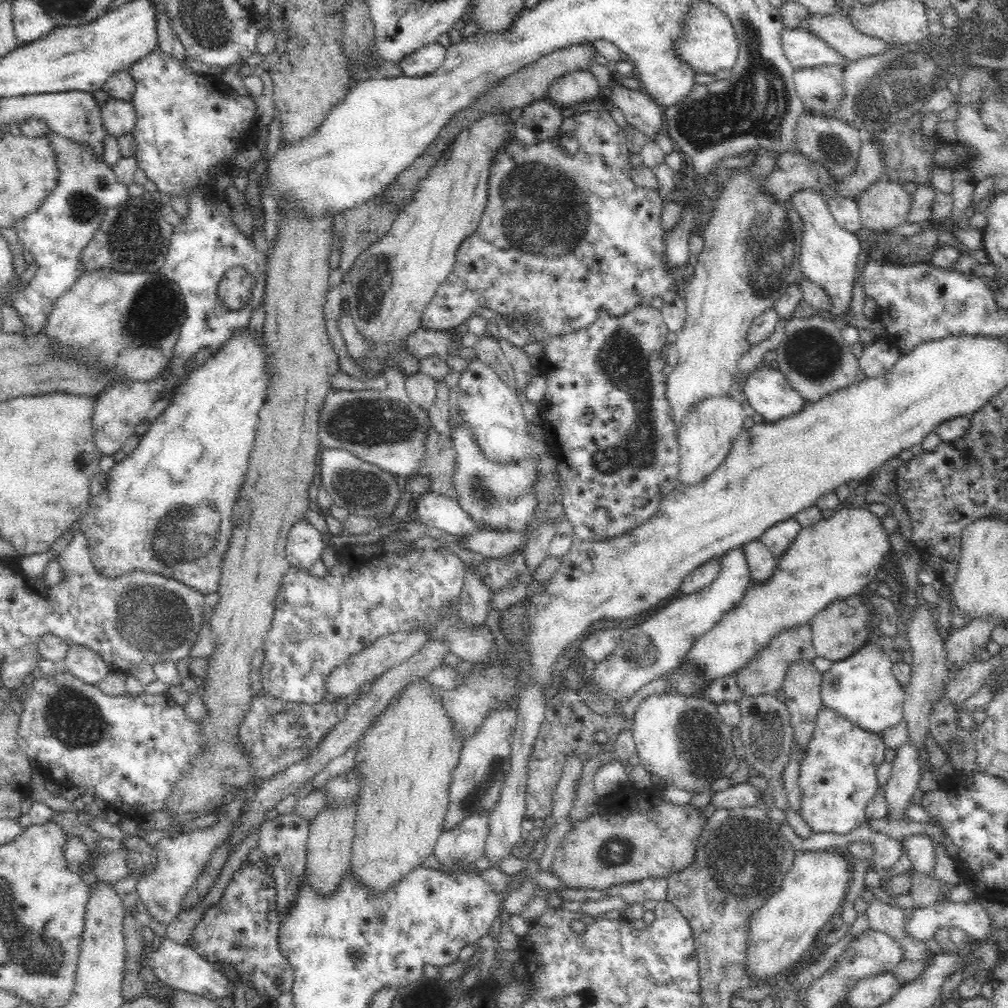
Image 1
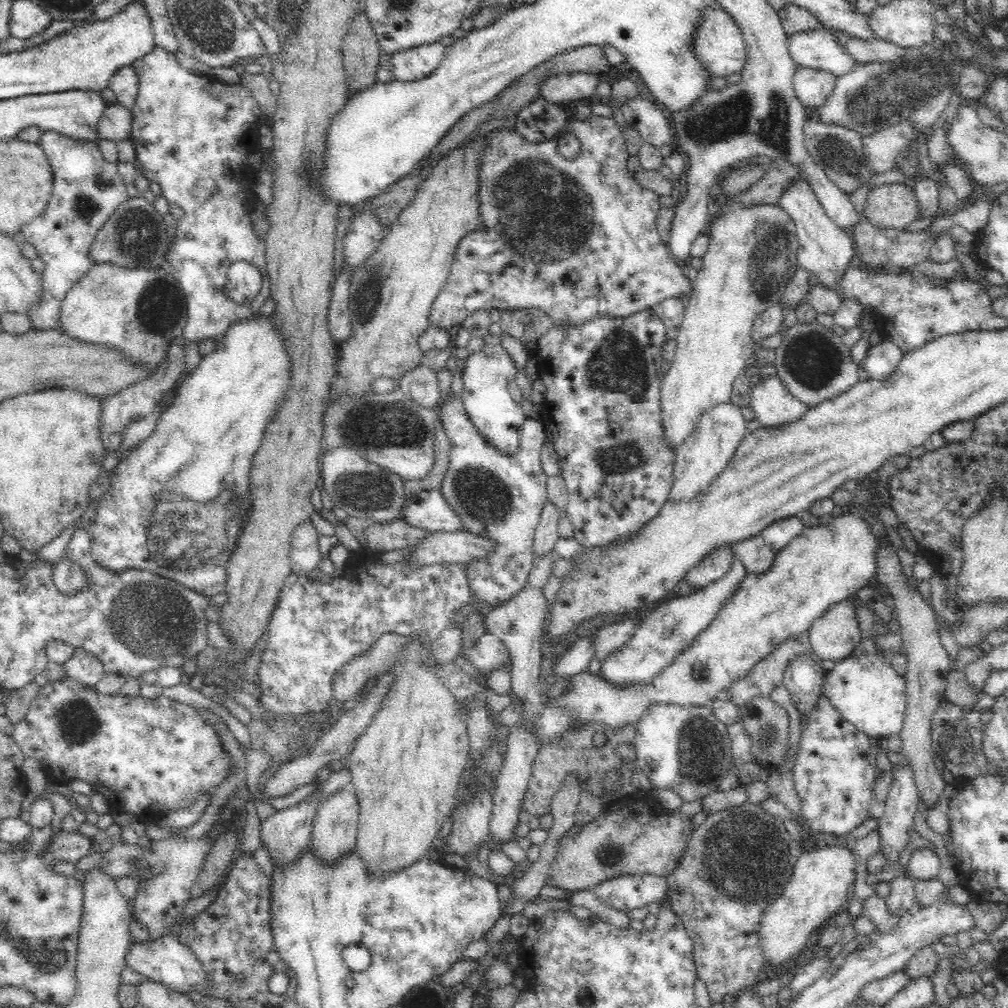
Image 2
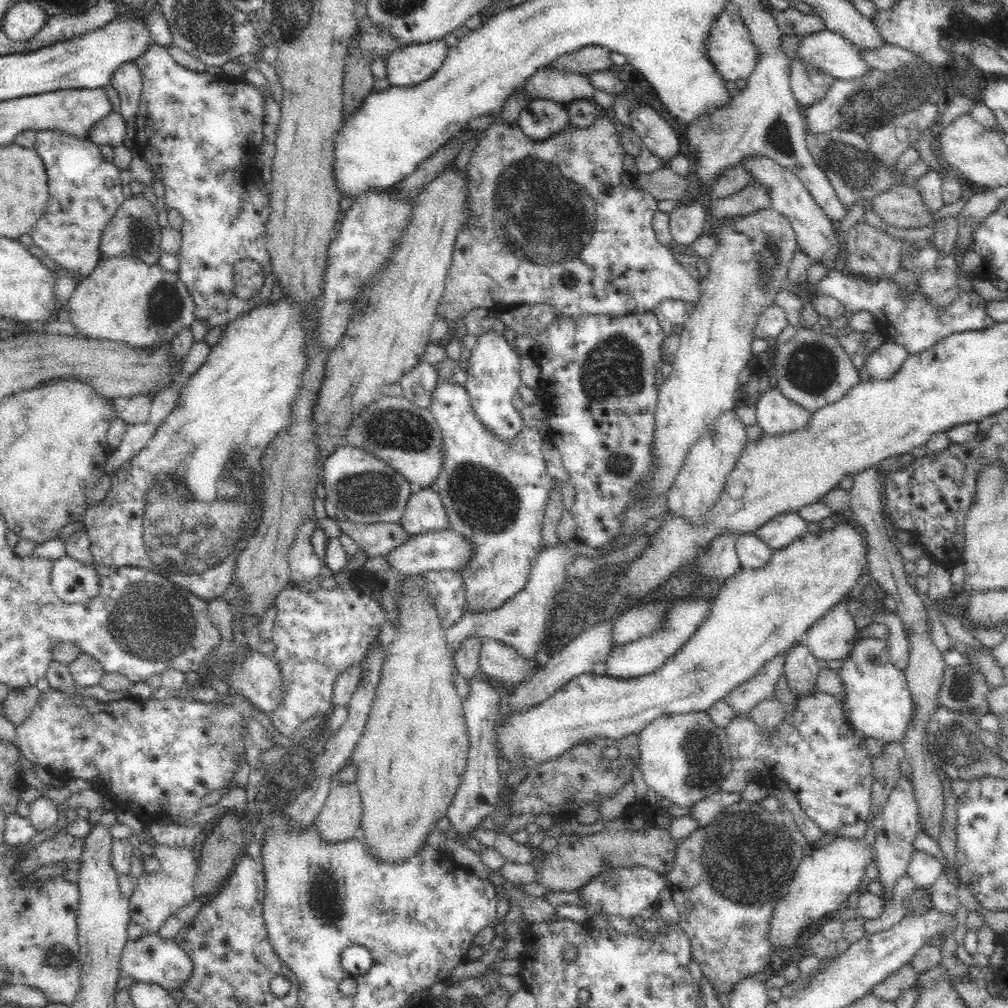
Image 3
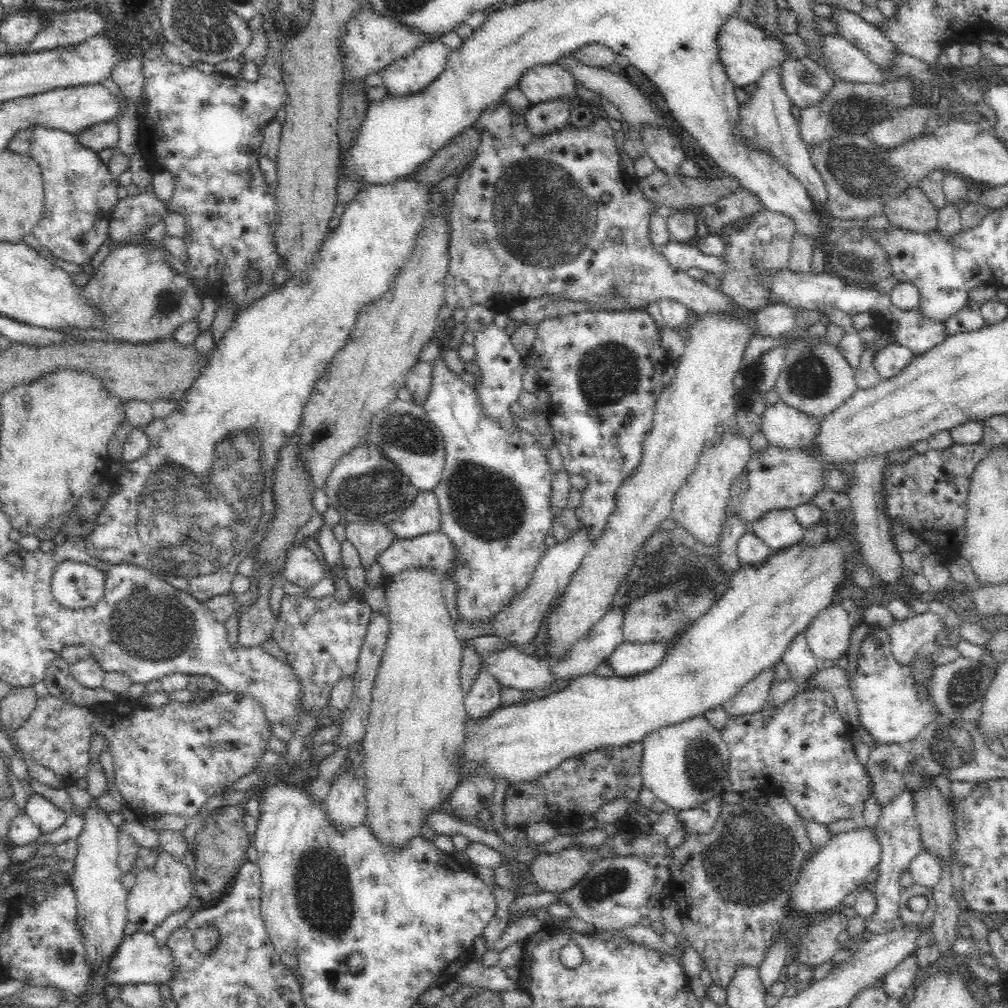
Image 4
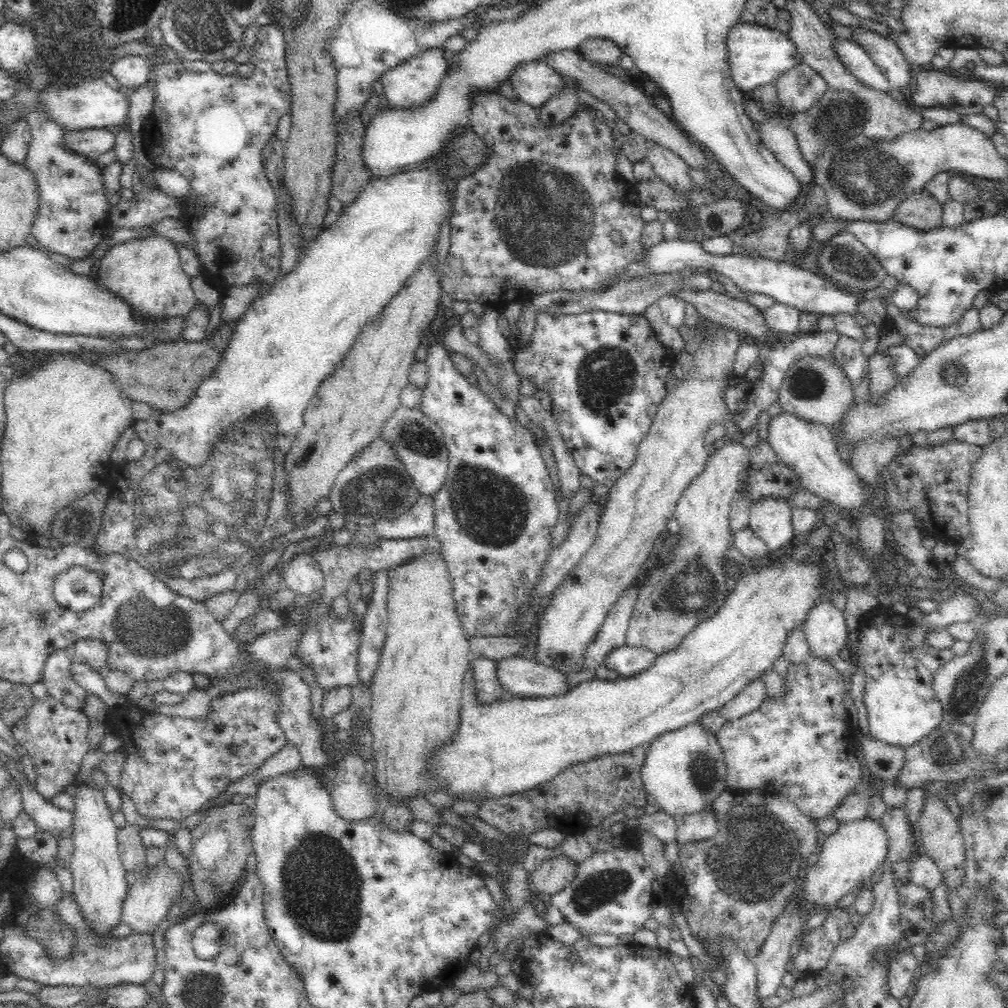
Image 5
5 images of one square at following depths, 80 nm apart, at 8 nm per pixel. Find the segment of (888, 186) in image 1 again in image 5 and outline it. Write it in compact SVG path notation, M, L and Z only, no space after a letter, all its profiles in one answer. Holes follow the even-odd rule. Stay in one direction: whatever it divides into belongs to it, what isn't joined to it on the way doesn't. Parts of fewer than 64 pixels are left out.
M920 191L907 196L893 213L893 219L909 227L928 231L942 226L943 204L930 193Z

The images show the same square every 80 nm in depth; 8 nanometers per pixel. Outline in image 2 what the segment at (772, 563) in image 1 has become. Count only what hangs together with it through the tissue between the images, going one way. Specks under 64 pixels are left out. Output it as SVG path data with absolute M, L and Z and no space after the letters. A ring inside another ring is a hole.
M760 535L750 536L748 539L735 543L733 552L742 561L746 572L750 574L760 574L768 570L775 558L775 551L764 542Z

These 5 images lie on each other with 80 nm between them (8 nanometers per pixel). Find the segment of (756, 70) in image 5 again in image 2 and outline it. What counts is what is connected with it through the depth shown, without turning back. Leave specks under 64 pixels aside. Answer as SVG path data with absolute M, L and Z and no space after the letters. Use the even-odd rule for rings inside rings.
M719 6L708 8L703 12L700 26L696 28L693 36L691 50L711 76L725 78L739 73L744 68L745 54L747 53L743 34L735 23L735 19Z

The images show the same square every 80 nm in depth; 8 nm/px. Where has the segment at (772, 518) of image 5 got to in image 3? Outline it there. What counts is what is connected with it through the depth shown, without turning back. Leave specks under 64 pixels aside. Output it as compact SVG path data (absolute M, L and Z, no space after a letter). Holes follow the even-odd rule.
M784 512L767 520L754 534L758 535L773 550L784 548L804 536L807 522L794 512Z

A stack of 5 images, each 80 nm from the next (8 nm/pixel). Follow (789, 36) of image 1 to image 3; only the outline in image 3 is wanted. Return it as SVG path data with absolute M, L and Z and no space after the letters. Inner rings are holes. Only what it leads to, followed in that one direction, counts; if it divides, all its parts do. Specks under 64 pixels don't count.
M830 29L801 36L799 40L797 58L815 71L823 71L835 79L850 80L860 78L870 70L858 49Z

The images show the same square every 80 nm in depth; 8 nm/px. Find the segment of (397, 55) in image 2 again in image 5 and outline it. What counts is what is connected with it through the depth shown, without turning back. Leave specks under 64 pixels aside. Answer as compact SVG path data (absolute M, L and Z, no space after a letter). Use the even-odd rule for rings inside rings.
M429 48L416 56L388 69L379 78L383 86L383 98L392 108L412 109L413 106L424 105L431 101L437 89L440 88L447 68L447 59L444 56L444 48Z

